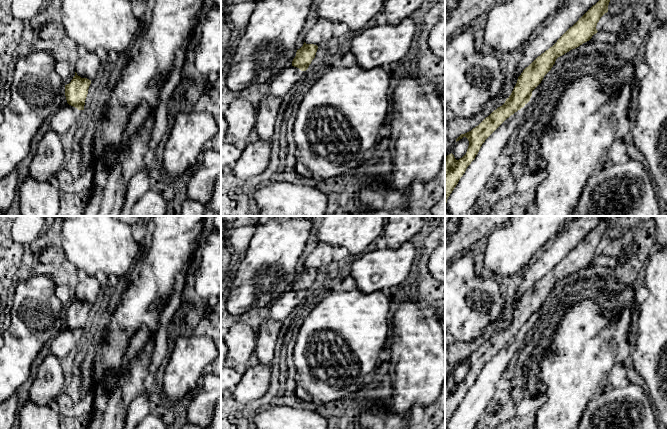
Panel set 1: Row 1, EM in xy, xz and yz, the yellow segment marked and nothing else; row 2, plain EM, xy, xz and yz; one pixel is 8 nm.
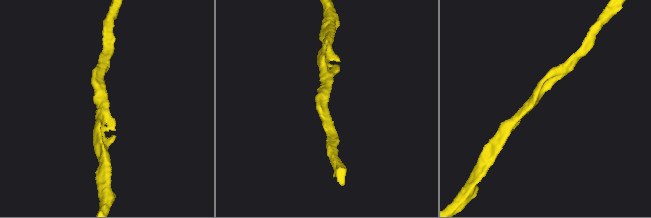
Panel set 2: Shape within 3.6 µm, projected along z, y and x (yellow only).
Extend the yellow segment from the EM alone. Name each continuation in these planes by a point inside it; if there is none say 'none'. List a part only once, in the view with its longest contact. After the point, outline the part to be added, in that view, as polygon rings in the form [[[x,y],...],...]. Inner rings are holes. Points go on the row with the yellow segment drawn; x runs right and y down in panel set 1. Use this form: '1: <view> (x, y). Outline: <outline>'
none

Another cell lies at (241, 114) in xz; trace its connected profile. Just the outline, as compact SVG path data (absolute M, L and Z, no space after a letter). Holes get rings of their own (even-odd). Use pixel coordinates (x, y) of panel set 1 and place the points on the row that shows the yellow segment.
M237 98L229 103L228 109L222 114L228 123L226 142L238 146L245 144L250 138L251 131L255 128L257 109L245 98Z

